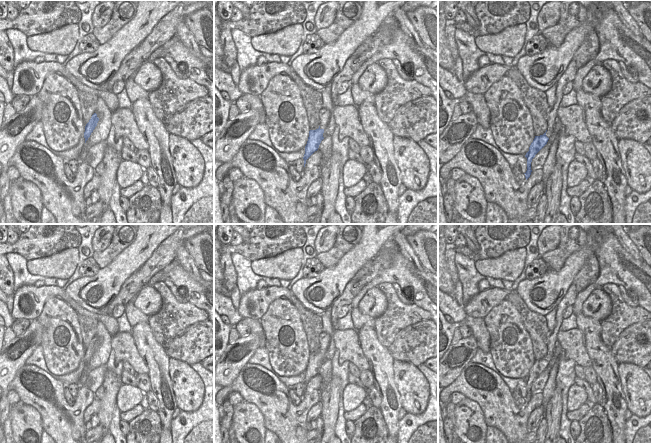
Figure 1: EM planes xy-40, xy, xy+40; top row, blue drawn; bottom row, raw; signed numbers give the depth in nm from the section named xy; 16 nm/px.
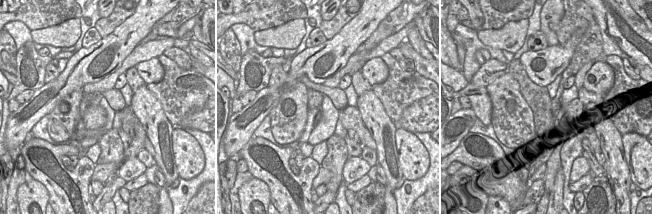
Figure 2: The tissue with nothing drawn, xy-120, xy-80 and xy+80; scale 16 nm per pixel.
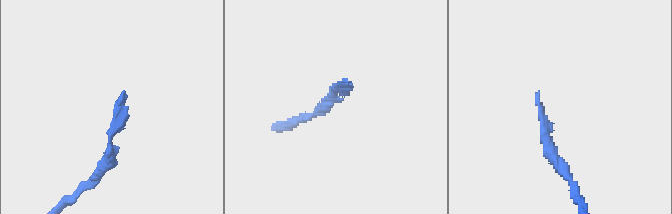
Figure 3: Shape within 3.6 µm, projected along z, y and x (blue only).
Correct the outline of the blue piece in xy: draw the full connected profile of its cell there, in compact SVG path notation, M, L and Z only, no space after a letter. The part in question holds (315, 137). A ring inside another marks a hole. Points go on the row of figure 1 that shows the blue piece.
M322 108L319 112L320 117L320 126L316 130L309 131L309 137L307 144L305 146L305 154L304 154L304 167L306 164L306 160L318 150L321 141L325 137L325 129L328 125L330 119L331 112L325 108Z

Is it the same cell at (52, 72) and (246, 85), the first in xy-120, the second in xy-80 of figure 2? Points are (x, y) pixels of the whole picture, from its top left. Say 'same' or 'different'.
different

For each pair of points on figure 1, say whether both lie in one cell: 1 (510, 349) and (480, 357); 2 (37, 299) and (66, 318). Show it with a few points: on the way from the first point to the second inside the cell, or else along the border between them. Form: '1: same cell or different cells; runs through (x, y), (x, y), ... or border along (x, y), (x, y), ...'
1: different cells; border along (489, 352), (494, 366), (502, 374)
2: different cells; border along (55, 296), (46, 300), (36, 318)

